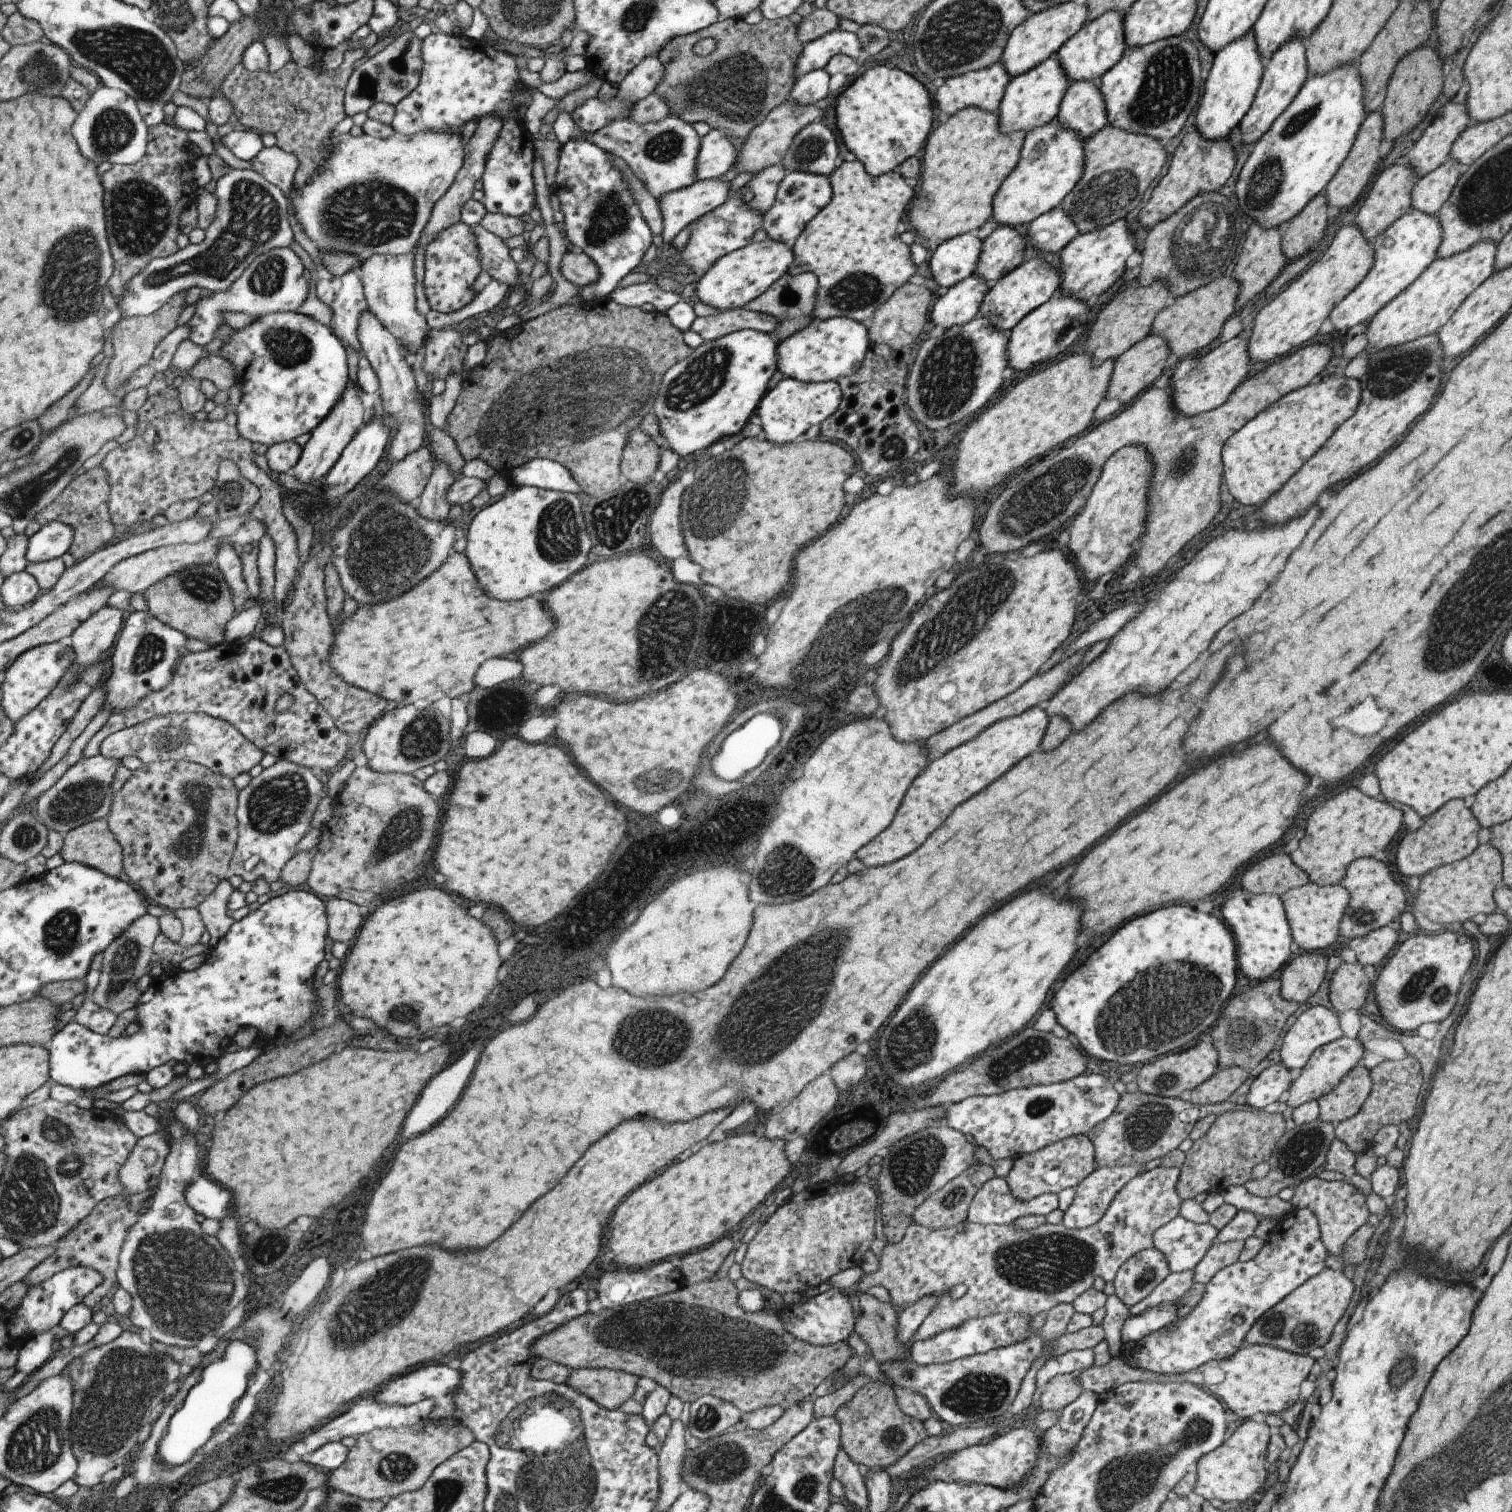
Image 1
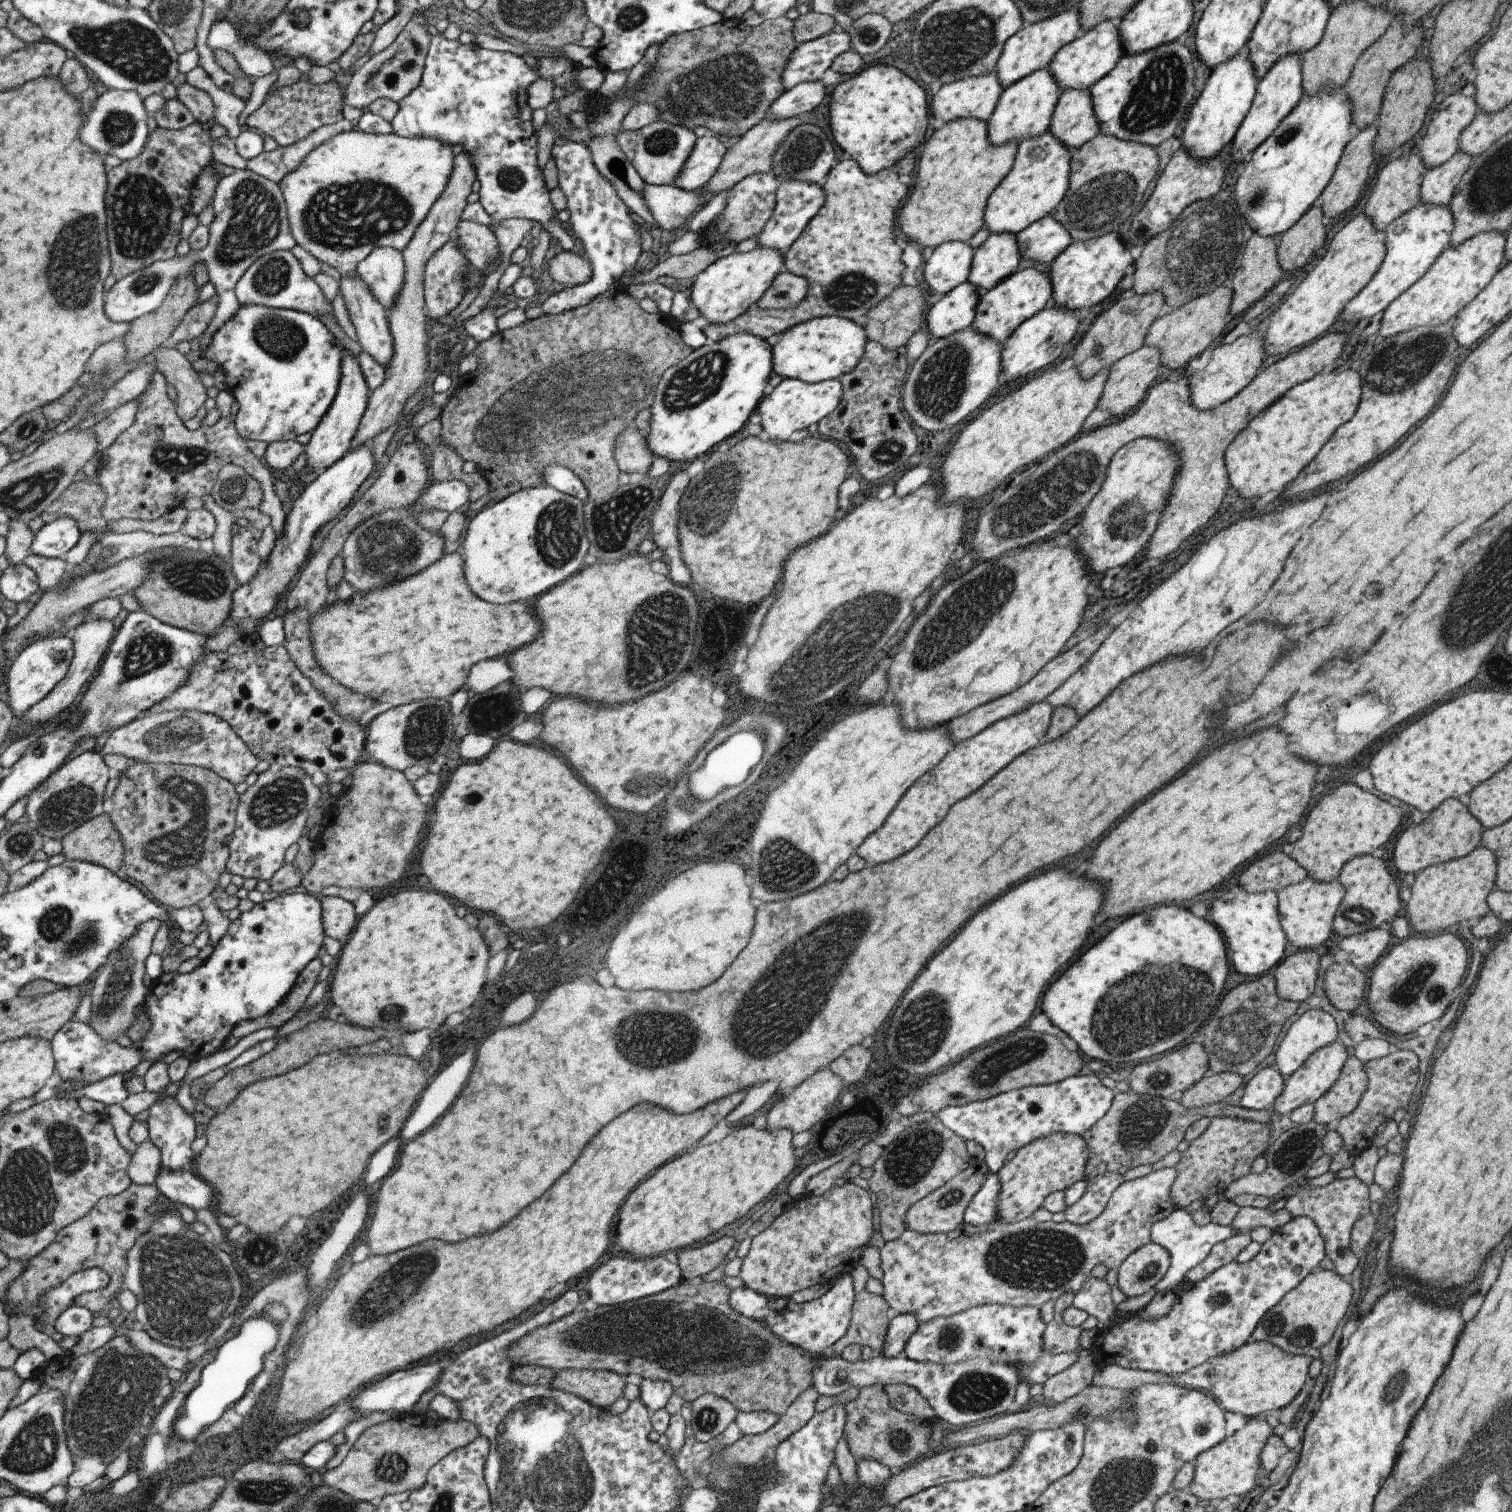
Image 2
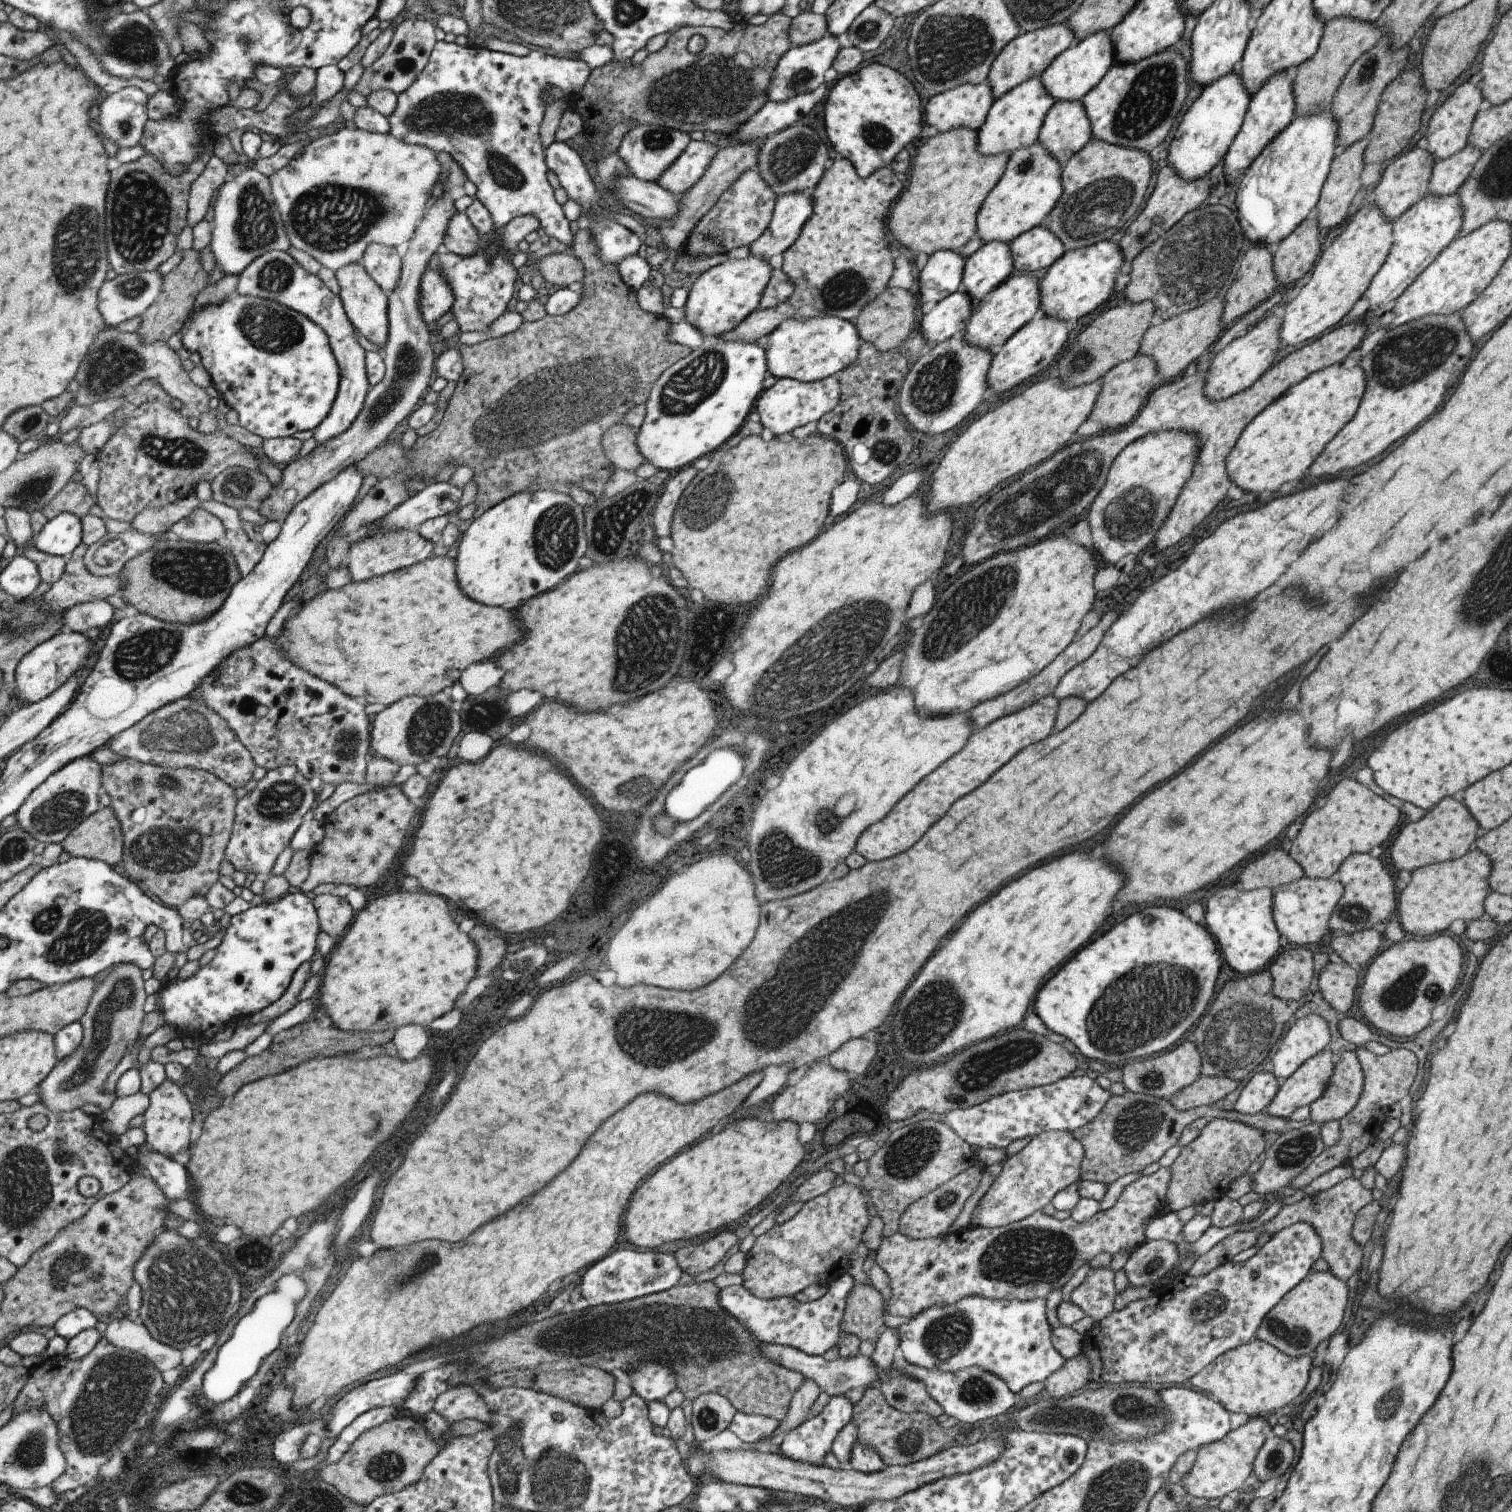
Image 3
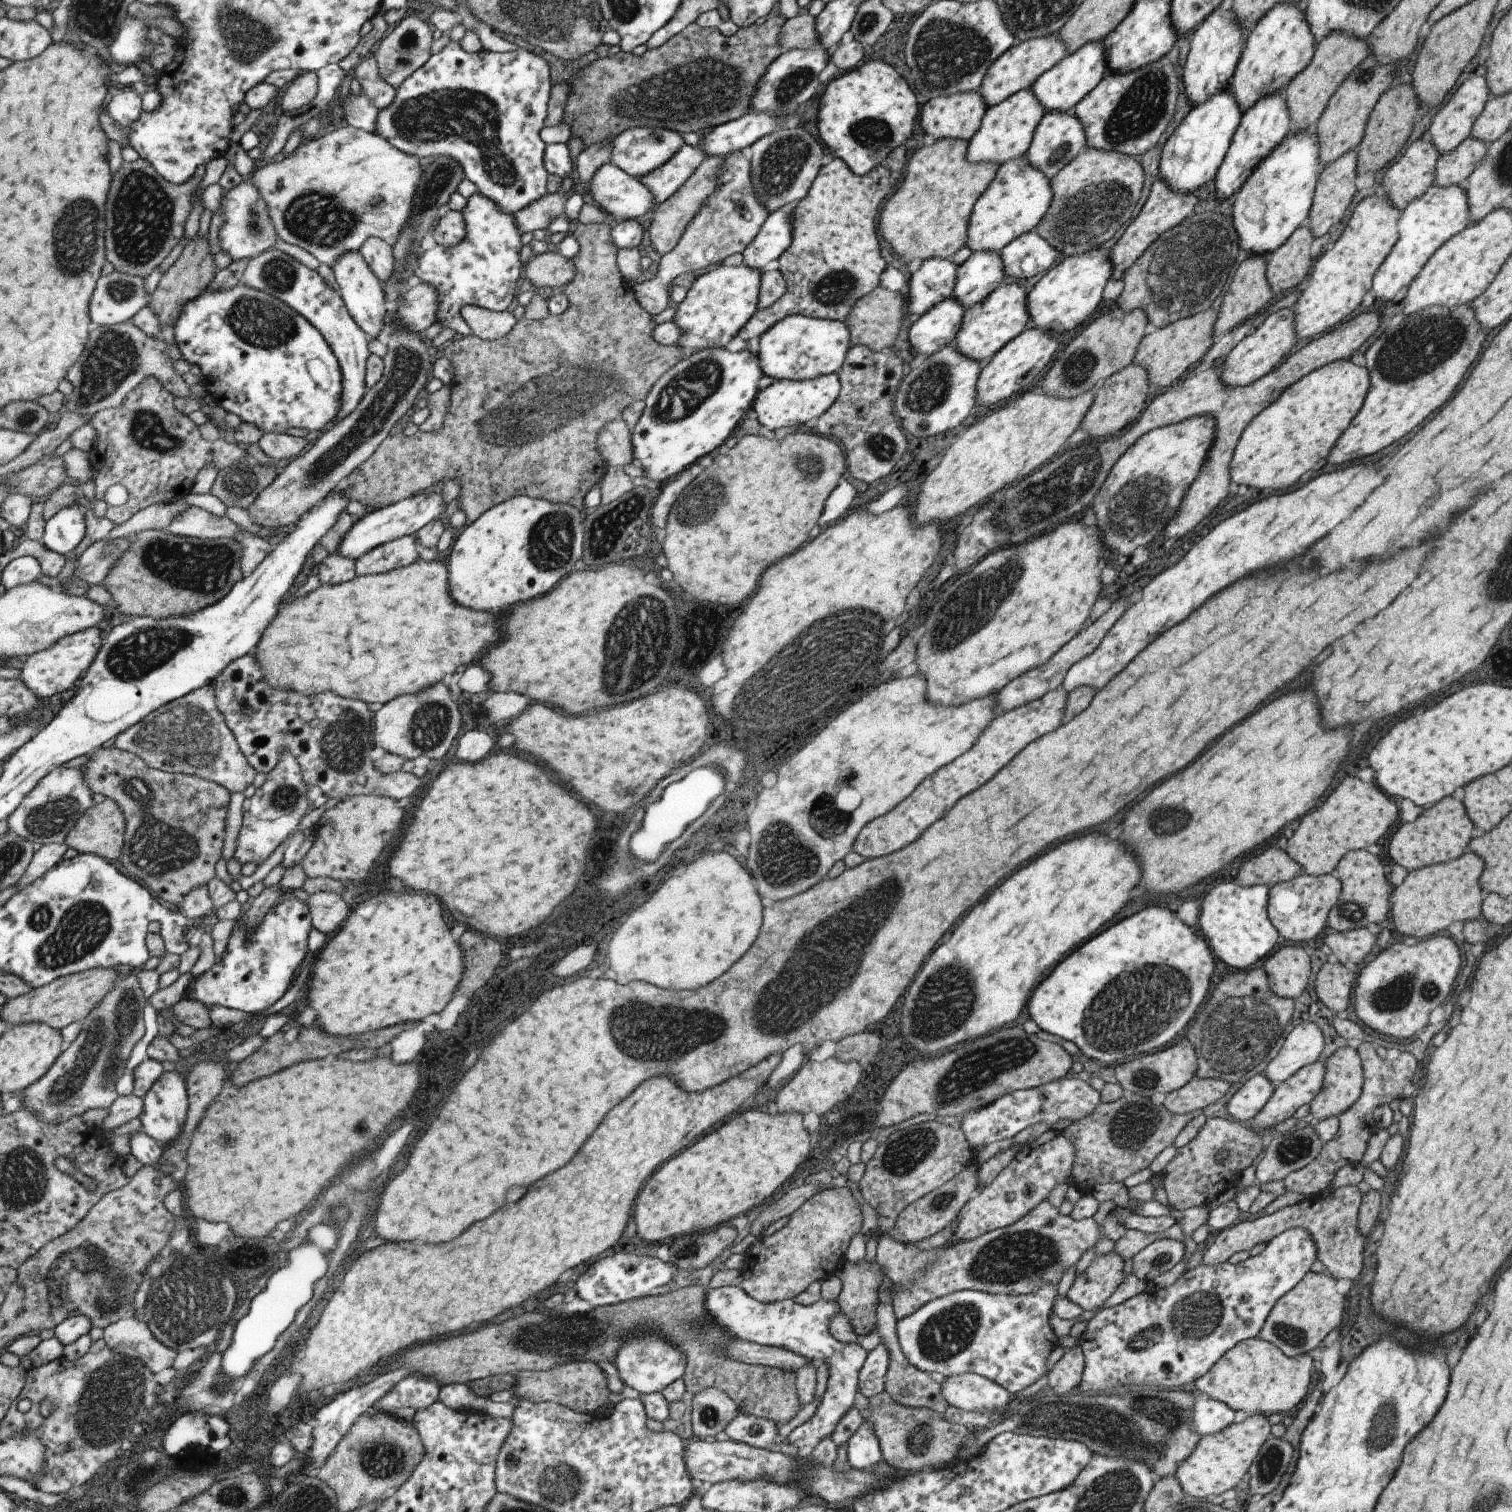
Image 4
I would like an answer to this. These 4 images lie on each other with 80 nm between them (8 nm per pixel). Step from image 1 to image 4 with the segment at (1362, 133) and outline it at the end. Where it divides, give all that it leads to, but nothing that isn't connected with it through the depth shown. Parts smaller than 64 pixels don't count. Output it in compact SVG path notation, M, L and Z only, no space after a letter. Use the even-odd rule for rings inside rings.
M1355 150L1346 152L1337 160L1327 164L1317 175L1315 188L1313 191L1312 201L1309 207L1308 218L1305 224L1308 226L1309 232L1314 238L1319 238L1323 234L1329 232L1331 226L1335 226L1341 218L1345 208L1349 206L1352 198L1356 198L1355 178L1356 174L1356 152Z

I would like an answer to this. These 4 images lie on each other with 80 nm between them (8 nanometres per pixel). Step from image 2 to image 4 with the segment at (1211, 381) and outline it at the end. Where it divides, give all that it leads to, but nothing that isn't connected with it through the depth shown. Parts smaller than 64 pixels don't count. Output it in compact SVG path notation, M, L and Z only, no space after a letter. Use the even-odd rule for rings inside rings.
M1293 306L1269 313L1261 322L1261 326L1255 329L1253 334L1244 337L1224 356L1224 370L1220 372L1220 377L1228 387L1251 384L1254 380L1274 369L1279 364L1279 360L1291 350L1291 346L1298 340L1298 336L1294 333Z

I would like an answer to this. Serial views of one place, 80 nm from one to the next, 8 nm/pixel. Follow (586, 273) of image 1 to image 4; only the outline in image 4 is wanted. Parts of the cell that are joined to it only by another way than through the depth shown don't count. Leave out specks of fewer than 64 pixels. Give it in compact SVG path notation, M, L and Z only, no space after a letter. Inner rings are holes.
M552 251L537 254L524 265L524 279L537 289L560 287L575 276L575 266L571 264L571 260Z

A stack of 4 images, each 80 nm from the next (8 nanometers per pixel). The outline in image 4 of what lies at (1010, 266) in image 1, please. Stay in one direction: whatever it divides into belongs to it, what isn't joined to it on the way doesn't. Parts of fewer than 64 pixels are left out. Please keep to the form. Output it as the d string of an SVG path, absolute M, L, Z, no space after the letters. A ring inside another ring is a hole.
M973 251L955 271L950 298L963 309L980 303L1003 280L998 252Z

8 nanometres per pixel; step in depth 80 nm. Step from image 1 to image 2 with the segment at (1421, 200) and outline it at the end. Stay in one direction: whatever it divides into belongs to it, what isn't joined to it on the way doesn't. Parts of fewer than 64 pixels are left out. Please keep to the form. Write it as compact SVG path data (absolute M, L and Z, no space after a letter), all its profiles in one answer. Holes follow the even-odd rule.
M1458 151L1443 164L1426 170L1419 184L1418 204L1447 205L1471 160L1467 154Z

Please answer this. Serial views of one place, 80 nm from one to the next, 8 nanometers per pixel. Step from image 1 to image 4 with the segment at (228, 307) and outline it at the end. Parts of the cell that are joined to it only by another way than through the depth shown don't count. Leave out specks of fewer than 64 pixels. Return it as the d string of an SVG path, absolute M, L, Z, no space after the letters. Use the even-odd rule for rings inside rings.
M273 248L255 257L248 263L241 281L251 288L268 292L281 299L315 325L328 344L333 344L333 352L337 352L336 360L341 360L341 368L345 368L345 400L341 400L337 414L329 424L325 424L325 428L321 428L320 433L329 430L332 426L337 426L337 422L341 422L356 410L357 404L367 393L364 378L365 364L370 354L367 350L369 337L349 316L344 302L341 302L341 298L337 298L337 292L323 282L321 274L303 266L301 262L297 262L285 252Z

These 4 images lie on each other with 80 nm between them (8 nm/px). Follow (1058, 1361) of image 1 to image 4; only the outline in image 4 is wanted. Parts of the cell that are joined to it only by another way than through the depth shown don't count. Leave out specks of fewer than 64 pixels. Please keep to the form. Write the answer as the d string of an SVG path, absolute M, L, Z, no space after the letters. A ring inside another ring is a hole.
M1057 1283L1043 1284L1029 1294L987 1294L975 1290L951 1292L943 1298L931 1300L913 1312L913 1315L897 1321L895 1334L905 1360L918 1370L936 1377L947 1377L967 1372L979 1374L999 1384L1010 1394L1031 1386L1047 1370L1046 1360L1056 1345L1056 1337L1049 1326L1049 1310L1057 1296Z

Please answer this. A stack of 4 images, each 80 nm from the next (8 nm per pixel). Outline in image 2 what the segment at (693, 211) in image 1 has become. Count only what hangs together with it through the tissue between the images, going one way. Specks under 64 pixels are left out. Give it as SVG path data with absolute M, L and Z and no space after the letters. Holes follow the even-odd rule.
M644 184L643 188L645 188L645 194L641 194L641 196L645 196L645 198L641 198L641 200L645 202L645 208L651 210L653 220L657 222L658 228L661 230L677 230L676 228L681 226L693 211L700 210L709 202L709 199L700 194L699 189L689 191L672 186L649 186L649 184Z

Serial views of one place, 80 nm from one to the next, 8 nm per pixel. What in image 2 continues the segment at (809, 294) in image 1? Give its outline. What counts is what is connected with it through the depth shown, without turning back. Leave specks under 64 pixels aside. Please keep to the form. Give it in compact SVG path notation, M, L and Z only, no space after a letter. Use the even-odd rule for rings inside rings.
M781 271L773 278L769 288L755 302L759 309L789 310L797 309L797 304L805 298L807 292L805 278Z

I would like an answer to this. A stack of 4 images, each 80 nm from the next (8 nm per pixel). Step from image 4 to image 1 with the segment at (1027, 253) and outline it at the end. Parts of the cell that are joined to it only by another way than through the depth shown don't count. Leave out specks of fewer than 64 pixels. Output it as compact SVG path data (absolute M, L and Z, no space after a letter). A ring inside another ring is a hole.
M1059 206L1032 220L1026 228L1026 235L1035 250L1055 254L1078 235L1078 230Z

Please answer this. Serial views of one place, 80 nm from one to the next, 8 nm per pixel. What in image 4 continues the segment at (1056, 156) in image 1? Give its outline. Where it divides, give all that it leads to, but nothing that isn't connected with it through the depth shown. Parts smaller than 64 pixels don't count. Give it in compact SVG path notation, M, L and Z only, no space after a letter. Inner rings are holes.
M1025 155L1001 163L968 216L964 246L973 251L999 252L1006 244L1029 233L1045 214L1051 200L1048 180L1029 166Z

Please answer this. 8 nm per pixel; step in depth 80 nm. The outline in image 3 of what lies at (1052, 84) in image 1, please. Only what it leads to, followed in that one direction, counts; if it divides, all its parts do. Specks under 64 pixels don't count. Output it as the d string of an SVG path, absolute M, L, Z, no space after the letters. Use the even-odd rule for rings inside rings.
M1031 76L1029 80L1017 84L1001 98L991 104L985 122L977 131L977 148L981 154L999 154L999 152L1017 151L1034 144L1039 128L1052 108L1055 100L1049 96L1045 86L1041 84L1041 76Z

